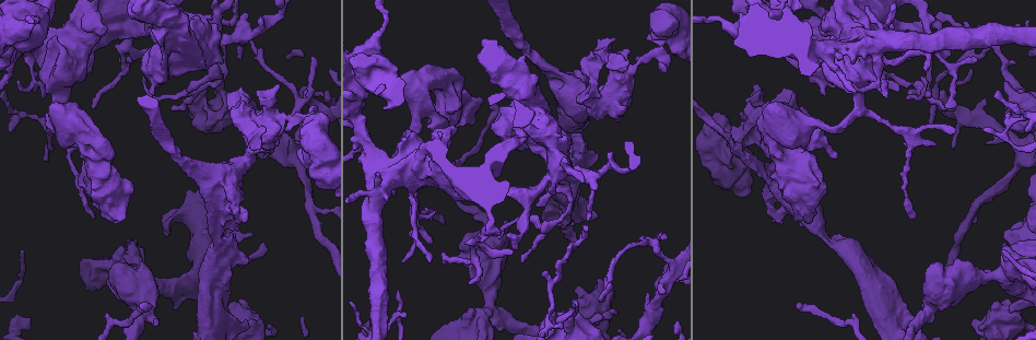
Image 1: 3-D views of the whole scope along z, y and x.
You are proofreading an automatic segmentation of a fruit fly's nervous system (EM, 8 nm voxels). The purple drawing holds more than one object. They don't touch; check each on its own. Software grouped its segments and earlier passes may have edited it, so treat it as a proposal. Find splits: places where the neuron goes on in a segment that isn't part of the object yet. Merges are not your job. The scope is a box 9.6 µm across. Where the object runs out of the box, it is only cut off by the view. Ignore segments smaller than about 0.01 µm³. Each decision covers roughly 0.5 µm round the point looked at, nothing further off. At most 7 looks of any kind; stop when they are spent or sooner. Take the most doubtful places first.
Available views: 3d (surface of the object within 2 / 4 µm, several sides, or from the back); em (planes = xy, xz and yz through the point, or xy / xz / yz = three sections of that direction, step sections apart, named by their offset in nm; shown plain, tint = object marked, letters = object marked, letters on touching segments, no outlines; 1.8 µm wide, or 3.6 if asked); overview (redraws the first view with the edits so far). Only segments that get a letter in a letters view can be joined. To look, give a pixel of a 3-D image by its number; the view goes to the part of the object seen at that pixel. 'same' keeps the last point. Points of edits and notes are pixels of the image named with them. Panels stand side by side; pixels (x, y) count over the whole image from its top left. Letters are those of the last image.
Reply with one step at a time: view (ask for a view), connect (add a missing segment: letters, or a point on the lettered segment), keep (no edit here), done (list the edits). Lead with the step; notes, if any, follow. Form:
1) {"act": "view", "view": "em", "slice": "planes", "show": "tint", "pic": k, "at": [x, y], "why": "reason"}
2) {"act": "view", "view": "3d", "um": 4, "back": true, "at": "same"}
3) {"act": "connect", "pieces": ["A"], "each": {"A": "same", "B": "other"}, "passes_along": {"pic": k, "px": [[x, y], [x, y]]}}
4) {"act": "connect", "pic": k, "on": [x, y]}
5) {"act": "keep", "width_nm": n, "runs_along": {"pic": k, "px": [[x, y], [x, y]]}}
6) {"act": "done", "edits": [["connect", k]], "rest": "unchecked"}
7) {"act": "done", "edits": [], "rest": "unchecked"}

{"act": "view", "view": "3d", "um": 4, "pic": 1, "at": [818, 33]}

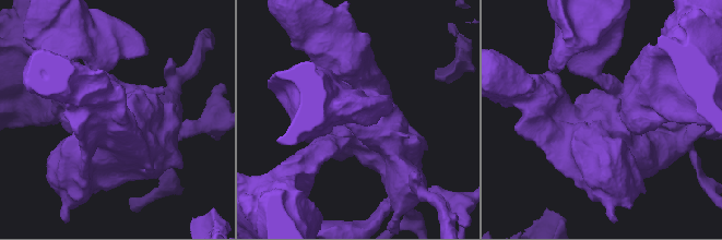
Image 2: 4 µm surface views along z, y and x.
{"act": "view", "view": "em", "slice": "xz", "step": 8, "show": "tint", "pic": 2, "at": [606, 118], "why": "now the EM"}

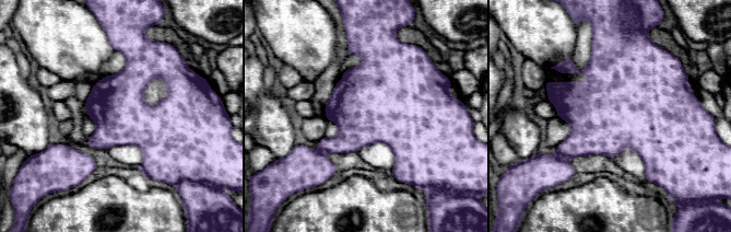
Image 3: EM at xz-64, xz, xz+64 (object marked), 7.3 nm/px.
{"act": "view", "view": "em", "slice": "planes", "show": "letters", "at": "same"}

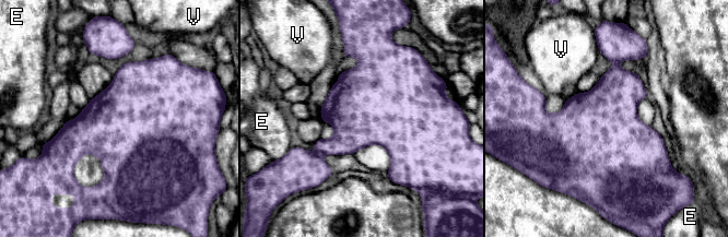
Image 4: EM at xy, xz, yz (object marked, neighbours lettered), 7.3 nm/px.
{"act": "keep", "width_nm": 600, "each": {"E": "other", "V": "other"}, "border": {"pic": 4, "px": [[343, 44], [343, 54], [345, 56]]}, "found": "none of them fits"}

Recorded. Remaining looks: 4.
{"act": "view", "view": "3d", "um": 2, "pic": 1, "at": [129, 44], "why": "branch point"}

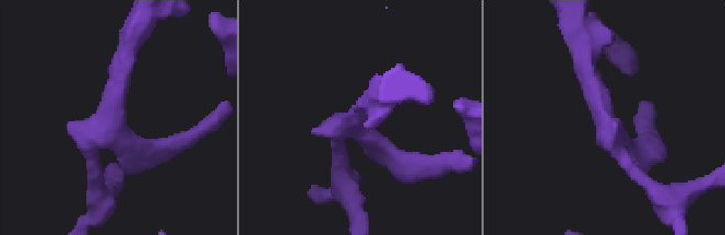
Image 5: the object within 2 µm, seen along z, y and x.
{"act": "view", "view": "em", "slice": "xy", "step": 16, "show": "tint", "pic": 5, "at": [355, 123], "arms": 3, "arm_widths_nm": [180, 190, 200]}

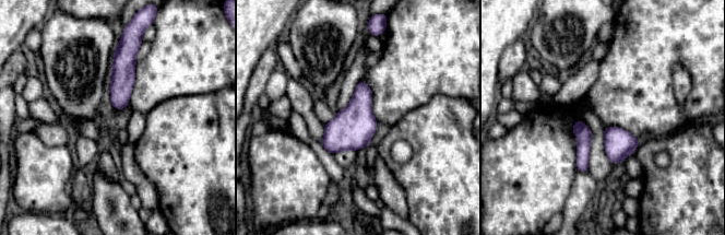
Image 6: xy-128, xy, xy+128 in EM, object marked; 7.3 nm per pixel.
{"act": "view", "view": "em", "slice": "planes", "show": "letters", "at": "same", "why": "cut it another way"}

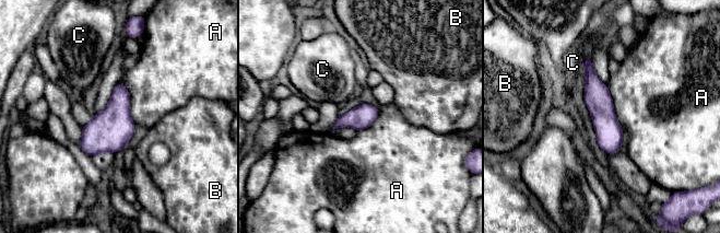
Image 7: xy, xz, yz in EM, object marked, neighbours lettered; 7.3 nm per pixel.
{"act": "keep", "longest_contact_nm": ["A", 340], "each": {"A": "other", "B": "other", "C": "other"}, "found": "none of them fits"}

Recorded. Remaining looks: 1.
{"act": "done", "edits": [], "rest": "unchecked"}

